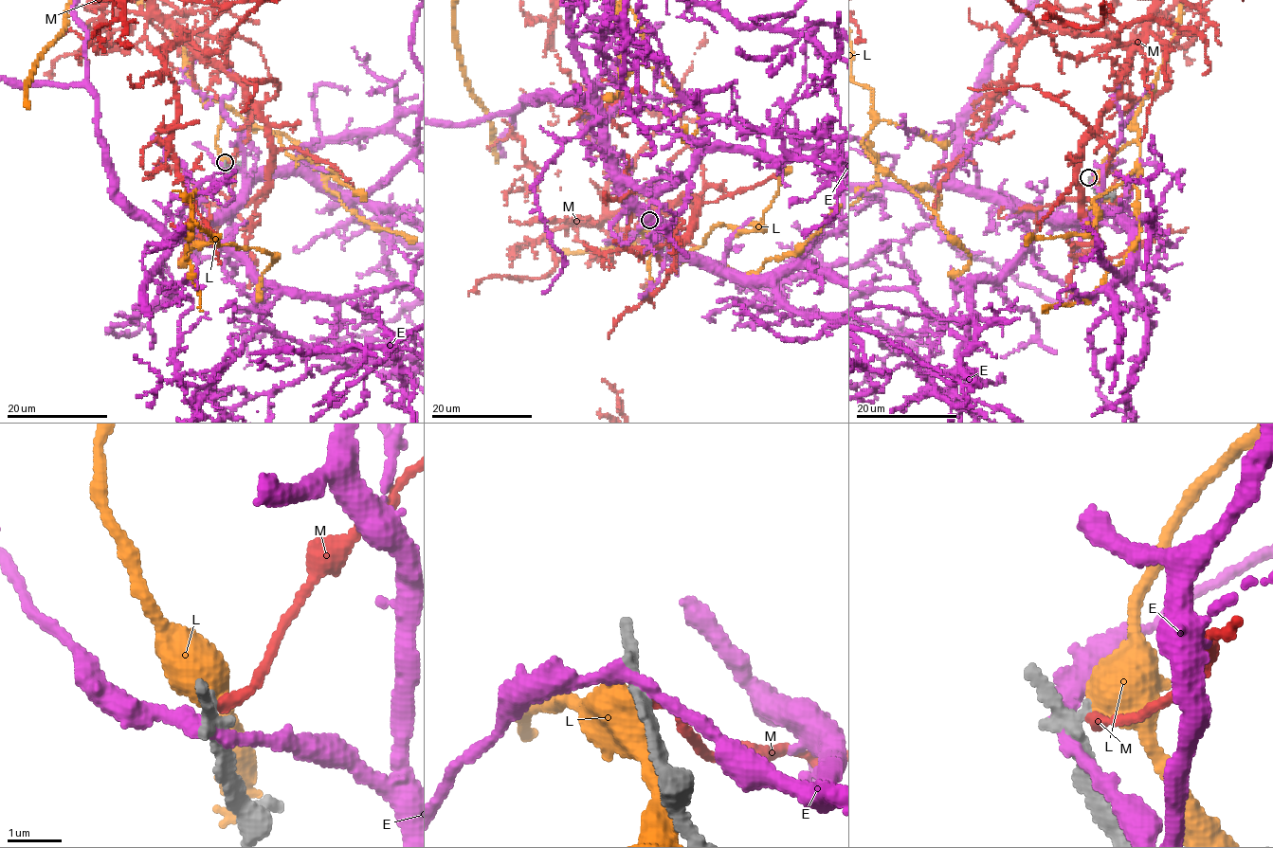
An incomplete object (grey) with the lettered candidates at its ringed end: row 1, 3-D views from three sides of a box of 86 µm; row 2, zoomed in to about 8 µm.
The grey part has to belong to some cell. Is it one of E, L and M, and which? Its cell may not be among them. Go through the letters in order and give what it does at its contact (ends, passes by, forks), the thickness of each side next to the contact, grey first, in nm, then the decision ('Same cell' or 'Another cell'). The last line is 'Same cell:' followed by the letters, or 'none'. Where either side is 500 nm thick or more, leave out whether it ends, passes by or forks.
E: It passes by. Thickness 240 nm (grey) against 260 nm. Another cell
L: Thickness 240 nm (grey) against 550 nm. Another cell
M: It ends there. Thickness 240 nm (grey) against 200 nm. Another cell
Same cell: none

